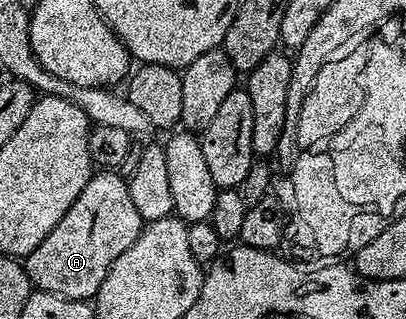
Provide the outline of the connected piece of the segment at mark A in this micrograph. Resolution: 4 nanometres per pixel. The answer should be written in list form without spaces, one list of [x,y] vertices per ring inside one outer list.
[[[117,172],[94,173],[93,177],[87,180],[83,192],[79,192],[75,204],[67,208],[67,216],[63,216],[63,220],[59,220],[59,224],[55,224],[55,228],[51,228],[51,232],[43,236],[43,244],[39,244],[39,248],[35,248],[35,252],[31,252],[23,260],[29,281],[36,289],[46,290],[64,298],[80,302],[92,300],[97,297],[103,280],[107,280],[111,264],[115,264],[115,260],[119,260],[119,256],[123,256],[123,252],[127,252],[127,248],[135,244],[142,229],[141,217],[131,201],[128,181]]]

